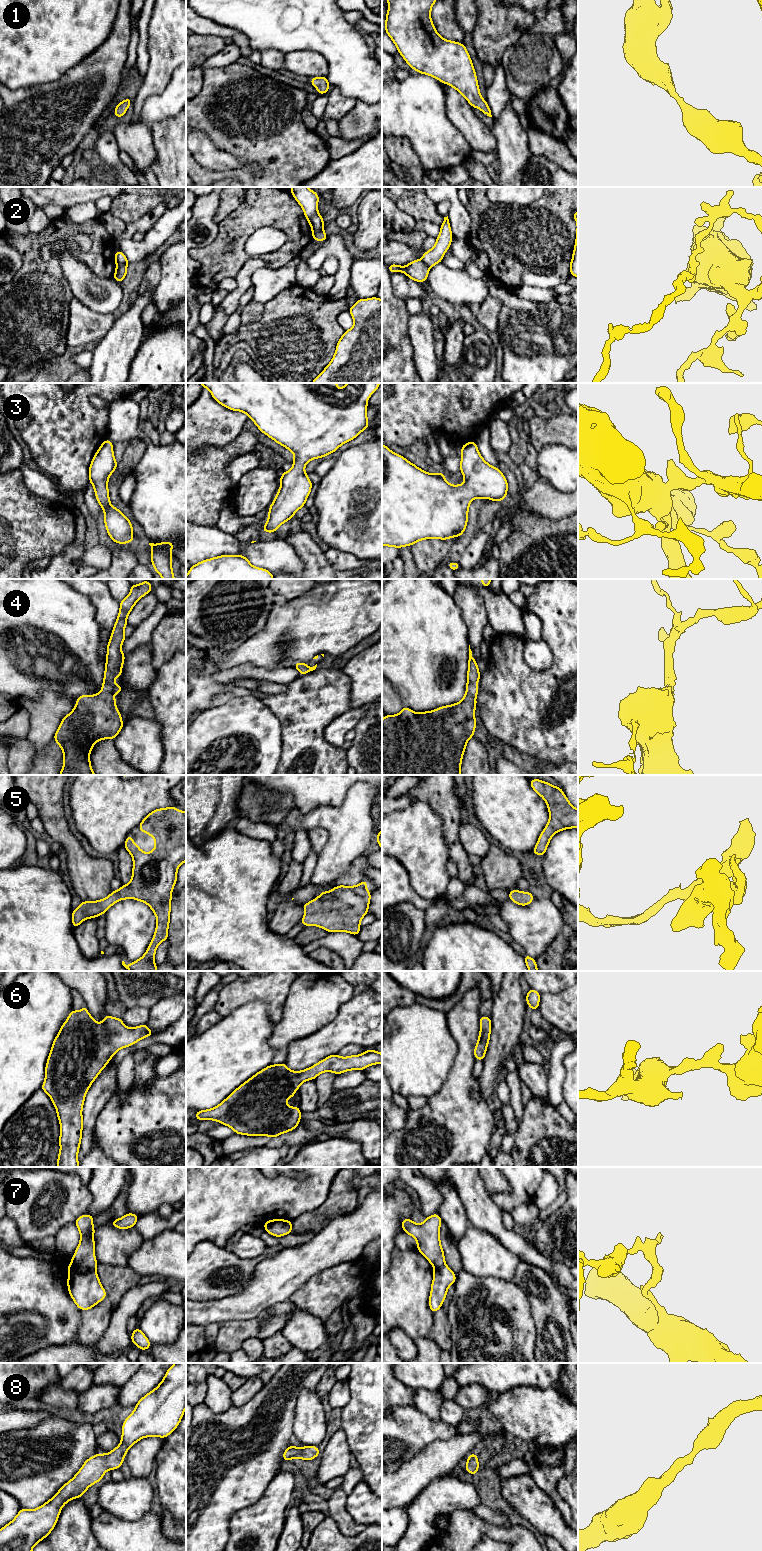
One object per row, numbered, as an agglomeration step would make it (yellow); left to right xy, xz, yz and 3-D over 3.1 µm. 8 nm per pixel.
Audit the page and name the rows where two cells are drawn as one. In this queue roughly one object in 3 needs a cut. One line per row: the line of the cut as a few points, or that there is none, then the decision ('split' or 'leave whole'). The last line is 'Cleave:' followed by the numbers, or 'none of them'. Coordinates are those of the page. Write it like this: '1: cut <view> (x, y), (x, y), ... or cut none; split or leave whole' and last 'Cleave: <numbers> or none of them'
1: cut none; leave whole
2: cut xy (116, 263), (122, 263), (126, 266); split
3: cut none; leave whole
4: cut none; leave whole
5: cut none; leave whole
6: cut none; leave whole
7: cut xy (72, 1262), (95, 1269); split
8: cut none; leave whole
Cleave: 2, 7

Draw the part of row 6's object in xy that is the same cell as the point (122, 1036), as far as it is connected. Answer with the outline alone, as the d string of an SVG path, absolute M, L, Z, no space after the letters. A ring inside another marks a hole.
M86 1005L80 1011L72 1009L53 1041L45 1067L45 1080L41 1086L51 1098L60 1122L57 1167L79 1167L77 1155L83 1129L82 1109L91 1084L118 1050L151 1035L154 1034L146 1024L129 1028L123 1024L121 1018L107 1014L102 1023L97 1023Z

